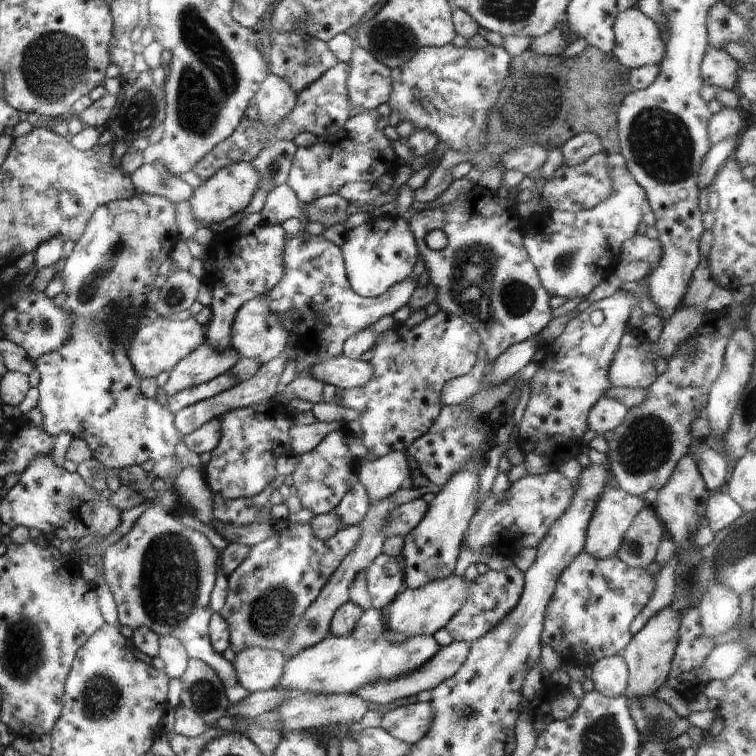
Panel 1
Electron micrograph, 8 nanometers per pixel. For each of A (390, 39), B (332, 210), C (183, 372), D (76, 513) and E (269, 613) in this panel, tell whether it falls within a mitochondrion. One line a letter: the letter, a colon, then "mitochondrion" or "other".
A: mitochondrion
B: mitochondrion
C: other
D: other
E: mitochondrion

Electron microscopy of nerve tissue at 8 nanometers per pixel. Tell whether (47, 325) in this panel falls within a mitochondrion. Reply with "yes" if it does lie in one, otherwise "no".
yes

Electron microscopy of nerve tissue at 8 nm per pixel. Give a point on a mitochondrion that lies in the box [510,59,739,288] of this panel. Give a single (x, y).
(661, 144)

